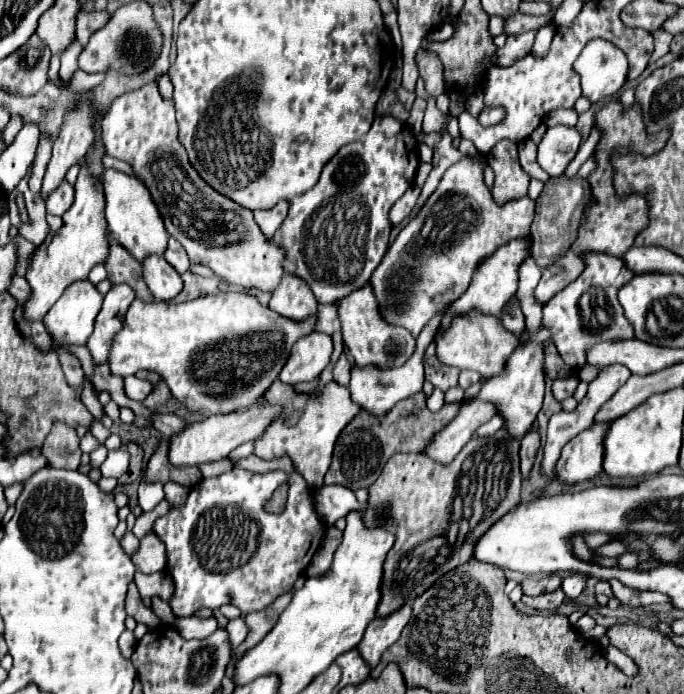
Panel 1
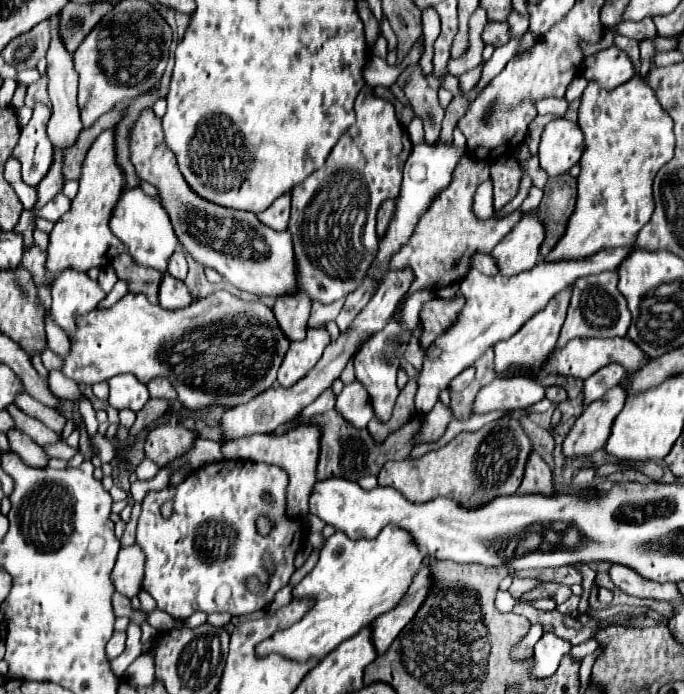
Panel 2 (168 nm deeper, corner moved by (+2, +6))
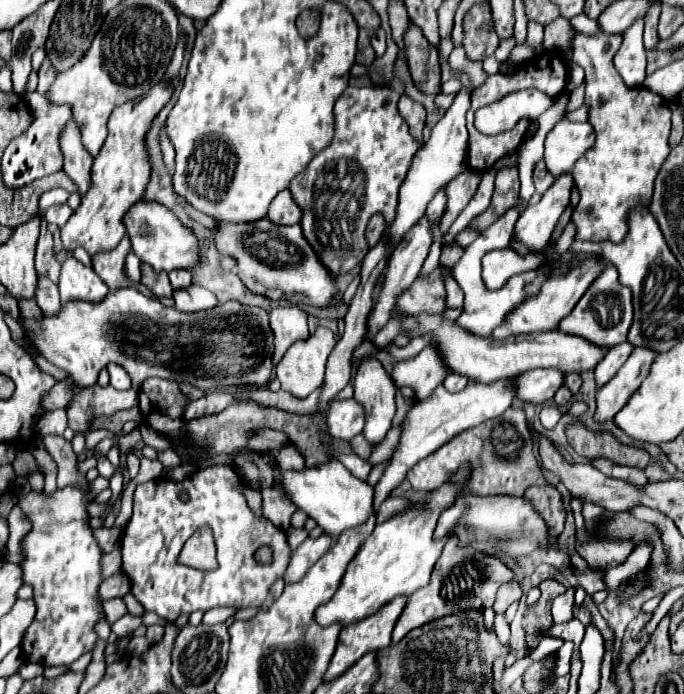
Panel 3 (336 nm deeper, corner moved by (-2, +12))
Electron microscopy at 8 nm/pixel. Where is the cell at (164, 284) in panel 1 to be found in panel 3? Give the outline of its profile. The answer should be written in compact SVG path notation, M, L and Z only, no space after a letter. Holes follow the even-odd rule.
M189 286L185 290L177 290L173 292L173 298L175 298L175 308L179 312L199 312L217 306L215 294L201 286Z

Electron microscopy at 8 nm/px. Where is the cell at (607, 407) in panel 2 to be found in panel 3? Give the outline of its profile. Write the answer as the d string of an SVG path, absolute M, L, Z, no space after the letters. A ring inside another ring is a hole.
M635 348L627 362L619 368L615 378L611 378L605 386L599 388L595 412L597 422L613 418L627 404L633 392L637 392L641 382L647 378L655 356L657 354L653 354L649 348Z

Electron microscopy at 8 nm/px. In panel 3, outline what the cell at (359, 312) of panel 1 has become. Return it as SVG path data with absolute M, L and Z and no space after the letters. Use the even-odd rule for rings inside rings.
M363 360L355 376L355 400L365 410L363 436L377 446L391 428L395 416L395 384L377 360Z

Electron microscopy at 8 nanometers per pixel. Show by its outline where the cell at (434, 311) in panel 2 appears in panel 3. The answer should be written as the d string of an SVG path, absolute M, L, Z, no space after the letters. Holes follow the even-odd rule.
M443 266L435 268L427 276L419 276L409 290L397 296L397 308L409 316L419 312L439 314L445 312L445 276Z

